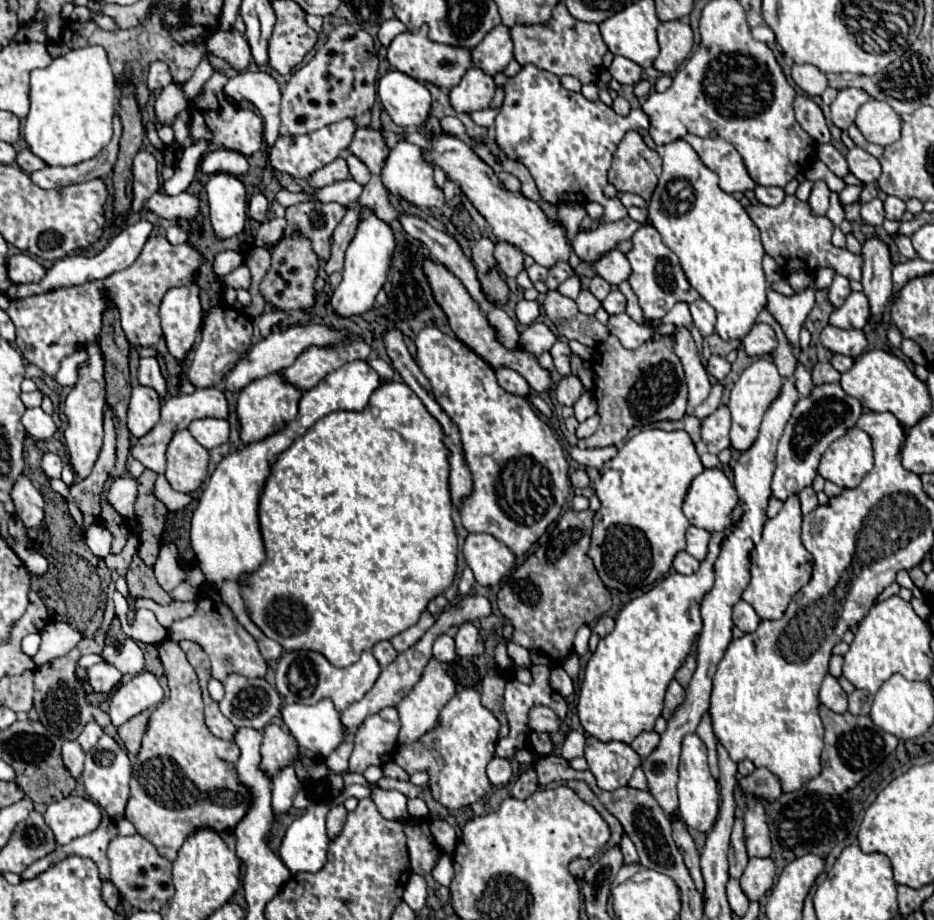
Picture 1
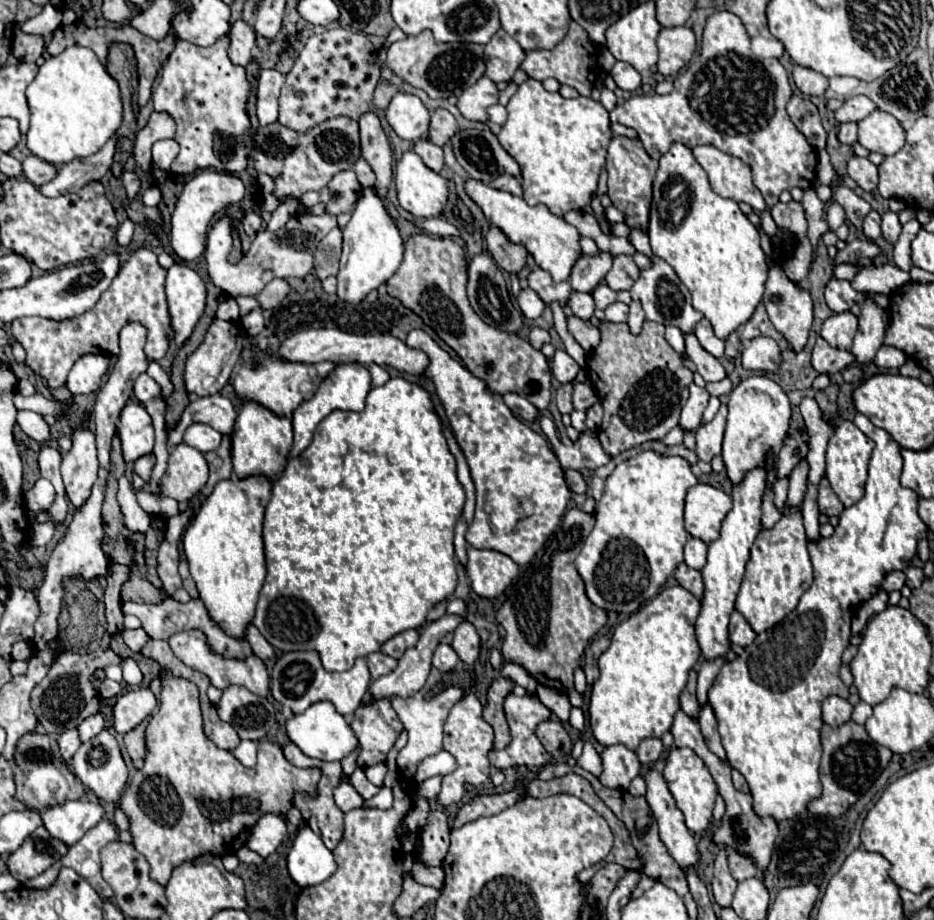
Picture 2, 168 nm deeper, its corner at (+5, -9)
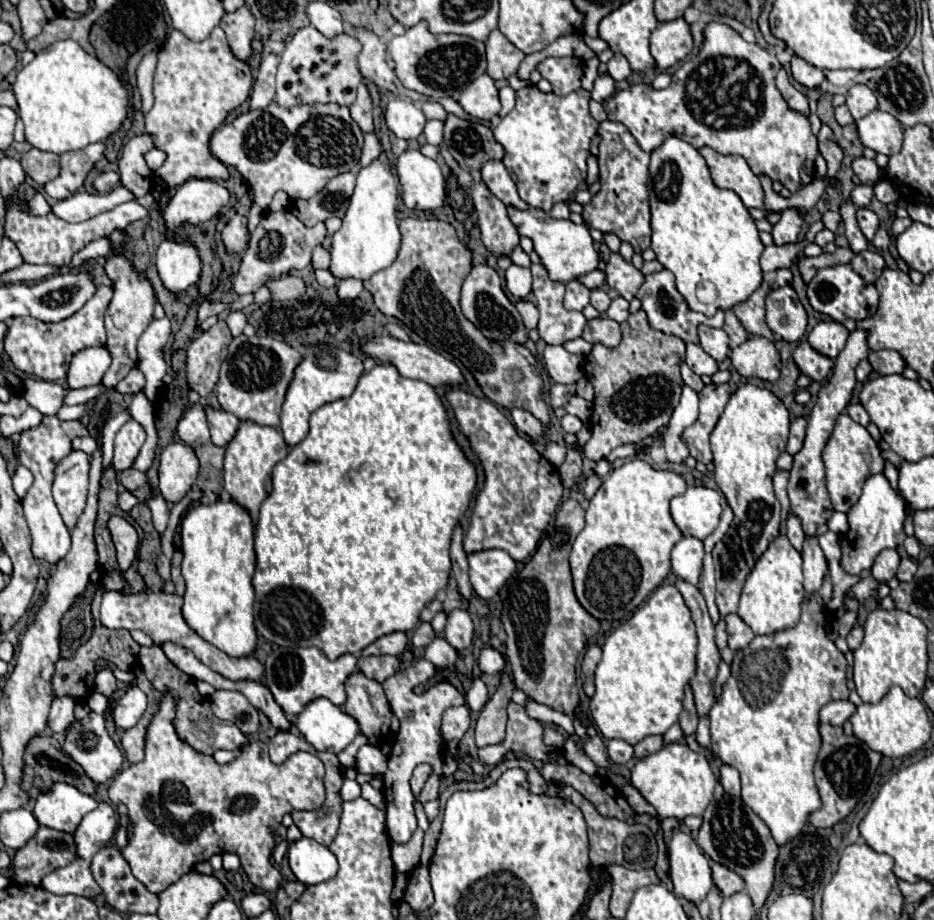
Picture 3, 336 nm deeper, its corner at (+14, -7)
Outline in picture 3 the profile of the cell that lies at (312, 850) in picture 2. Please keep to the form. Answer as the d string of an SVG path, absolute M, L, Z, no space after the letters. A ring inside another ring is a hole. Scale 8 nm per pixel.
M301 837L299 841L291 843L287 851L287 859L293 875L303 885L315 885L327 881L339 869L335 855L325 845L309 837Z

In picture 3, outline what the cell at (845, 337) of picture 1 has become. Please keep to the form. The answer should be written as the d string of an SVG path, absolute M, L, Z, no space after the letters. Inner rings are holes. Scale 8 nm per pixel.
M807 339L799 341L797 349L793 351L793 359L795 359L797 367L801 369L801 373L809 375L813 381L823 381L829 375L829 371L833 369L833 359L815 351Z

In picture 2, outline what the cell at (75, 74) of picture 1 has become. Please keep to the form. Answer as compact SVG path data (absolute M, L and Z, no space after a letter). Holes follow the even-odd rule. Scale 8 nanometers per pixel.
M74 45L56 57L48 57L36 79L28 85L26 97L30 107L28 149L32 155L54 165L64 165L100 151L122 123L118 83L88 47Z

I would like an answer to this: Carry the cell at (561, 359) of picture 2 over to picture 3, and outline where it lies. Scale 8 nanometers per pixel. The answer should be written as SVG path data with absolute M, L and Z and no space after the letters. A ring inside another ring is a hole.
M547 345L545 367L547 367L549 375L553 377L553 381L557 381L557 383L575 383L585 375L581 369L581 359L567 353L563 347Z

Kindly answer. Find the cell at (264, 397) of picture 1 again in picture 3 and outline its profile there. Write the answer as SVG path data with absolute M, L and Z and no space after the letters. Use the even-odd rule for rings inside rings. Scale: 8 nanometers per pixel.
M241 421L235 437L225 449L225 489L237 503L241 503L251 513L253 523L257 521L261 501L269 495L271 471L279 461L287 457L287 453L289 447L285 445L283 435L277 427L257 425L253 421Z

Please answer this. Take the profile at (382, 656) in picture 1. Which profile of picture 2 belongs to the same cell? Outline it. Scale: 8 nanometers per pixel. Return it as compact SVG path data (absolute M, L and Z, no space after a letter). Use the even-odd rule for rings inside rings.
M370 653L366 659L368 659L368 669L370 669L370 675L372 675L372 681L376 681L382 675L388 675L398 665L396 659L392 659L384 653Z

